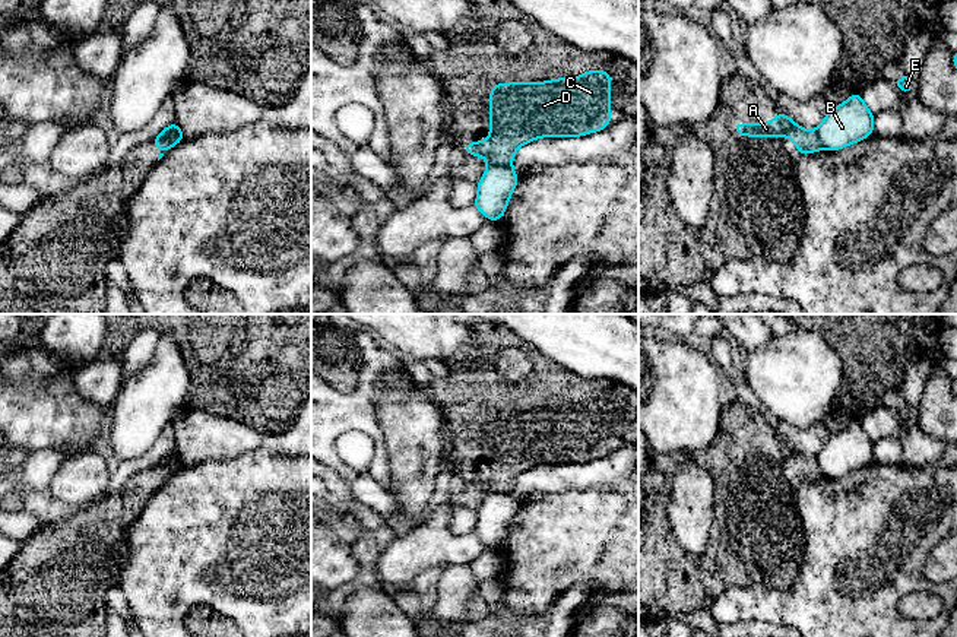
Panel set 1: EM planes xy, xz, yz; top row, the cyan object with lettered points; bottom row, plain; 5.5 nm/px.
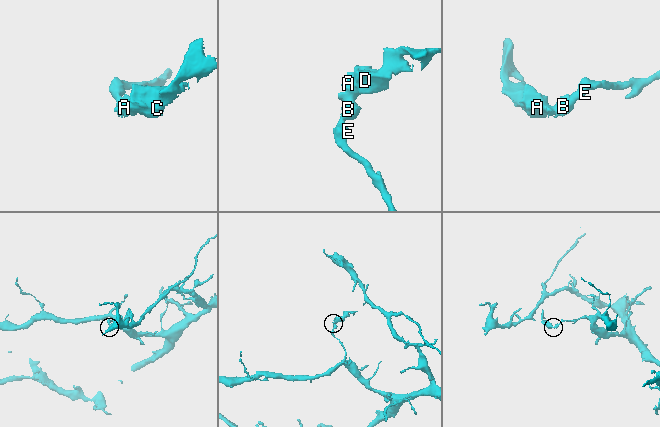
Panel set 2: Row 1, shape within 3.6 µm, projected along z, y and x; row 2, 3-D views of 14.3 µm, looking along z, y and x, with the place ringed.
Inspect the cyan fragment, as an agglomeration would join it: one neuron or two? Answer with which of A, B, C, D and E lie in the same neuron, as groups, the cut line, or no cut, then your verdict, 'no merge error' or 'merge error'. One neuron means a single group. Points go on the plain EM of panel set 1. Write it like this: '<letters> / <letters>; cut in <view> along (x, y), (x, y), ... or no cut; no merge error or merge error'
A C D / B E; cut in xy along (159, 462), (168, 466), (183, 465); merge error

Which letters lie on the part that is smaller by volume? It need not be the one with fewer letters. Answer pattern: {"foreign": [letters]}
{"foreign": ["A", "C", "D"]}

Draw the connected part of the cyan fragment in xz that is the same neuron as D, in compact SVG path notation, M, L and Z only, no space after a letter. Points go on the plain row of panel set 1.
M586 397L579 405L548 409L492 411L489 466L463 470L465 481L482 484L488 494L511 494L516 478L539 465L582 465L611 453L611 397Z

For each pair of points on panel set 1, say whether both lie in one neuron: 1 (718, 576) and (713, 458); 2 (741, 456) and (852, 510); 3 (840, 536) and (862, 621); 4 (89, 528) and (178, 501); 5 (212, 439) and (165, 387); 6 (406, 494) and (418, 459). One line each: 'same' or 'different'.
1: same
2: different
3: same
4: different
5: different
6: same

